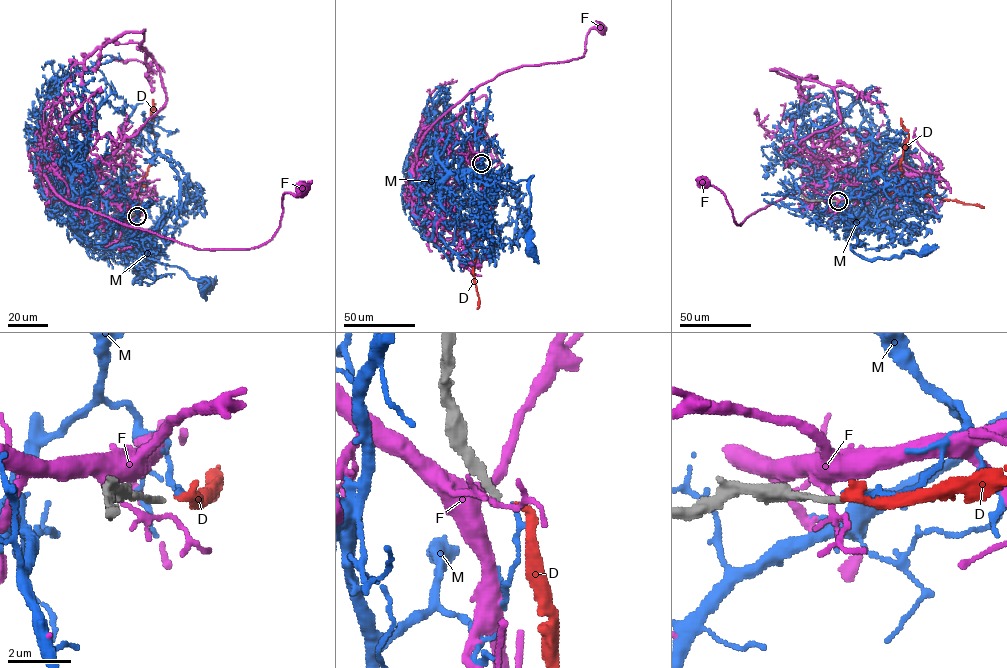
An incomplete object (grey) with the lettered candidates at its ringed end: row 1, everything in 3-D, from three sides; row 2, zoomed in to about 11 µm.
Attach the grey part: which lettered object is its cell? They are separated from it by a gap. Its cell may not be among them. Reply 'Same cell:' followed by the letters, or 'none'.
Same cell: D

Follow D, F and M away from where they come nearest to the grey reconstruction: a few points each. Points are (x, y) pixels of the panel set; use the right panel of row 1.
D: (838, 201), (885, 191), (912, 191), (900, 180), (901, 159), (909, 137), (901, 118)
F: (838, 202), (828, 188), (832, 170), (845, 172), (826, 172), (738, 225), (725, 196), (702, 182)
M: (838, 201), (844, 199), (830, 213), (844, 227), (854, 227), (857, 243), (851, 249), (864, 259), (926, 249)

